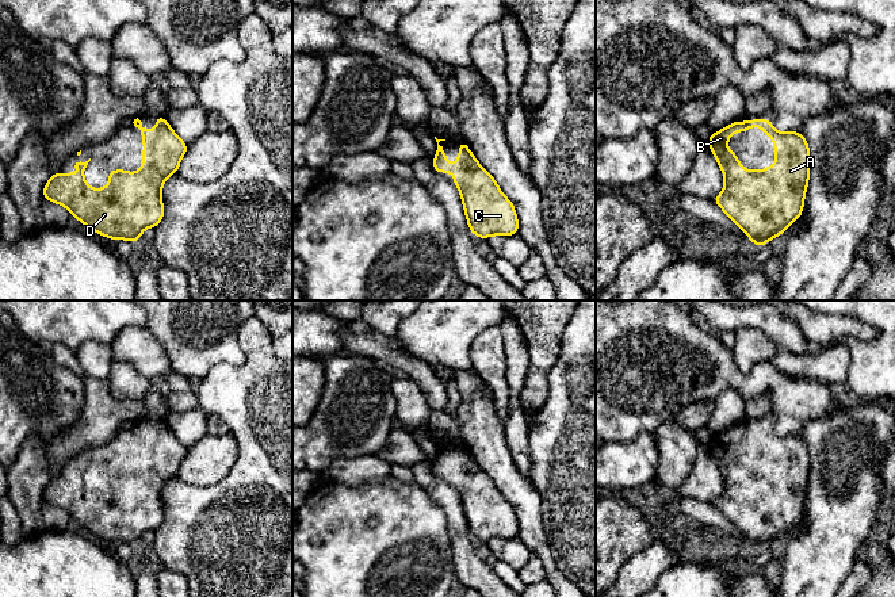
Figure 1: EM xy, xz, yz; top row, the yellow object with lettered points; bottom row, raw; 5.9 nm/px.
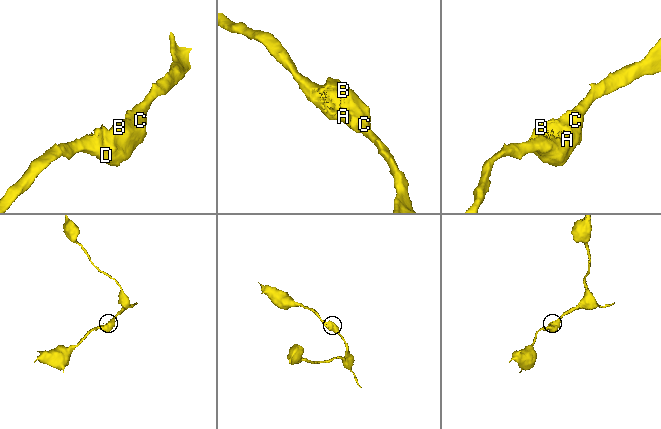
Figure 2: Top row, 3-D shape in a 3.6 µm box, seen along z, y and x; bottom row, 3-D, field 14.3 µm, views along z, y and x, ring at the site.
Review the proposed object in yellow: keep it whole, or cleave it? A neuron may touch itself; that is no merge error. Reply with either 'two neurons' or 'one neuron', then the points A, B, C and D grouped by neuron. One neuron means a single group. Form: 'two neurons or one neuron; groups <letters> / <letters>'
one neuron; groups A B C D

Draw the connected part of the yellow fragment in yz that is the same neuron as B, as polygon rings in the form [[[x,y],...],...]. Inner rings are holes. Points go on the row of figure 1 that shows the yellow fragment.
[[[749,119],[747,122],[734,122],[708,138],[708,146],[712,150],[719,167],[724,175],[724,188],[714,202],[728,215],[728,218],[751,240],[757,246],[764,246],[769,240],[784,233],[788,226],[803,213],[804,196],[810,177],[810,149],[806,138],[798,131],[779,133],[769,119]],[[750,127],[761,127],[774,142],[776,164],[762,171],[747,171],[735,157],[734,150],[727,150],[728,138],[735,131],[749,131]]]

